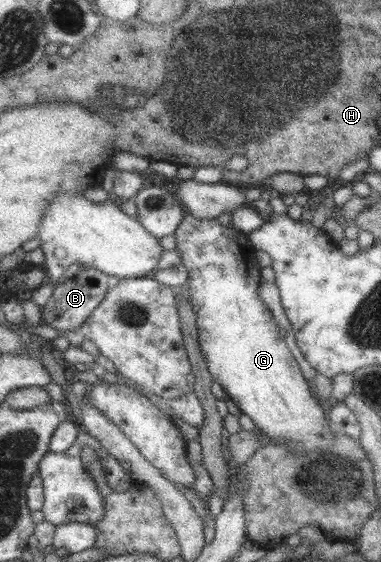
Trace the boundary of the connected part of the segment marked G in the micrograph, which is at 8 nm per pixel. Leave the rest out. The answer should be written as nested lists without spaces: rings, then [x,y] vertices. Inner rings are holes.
[[[188,209],[183,218],[182,224],[176,229],[176,249],[181,256],[182,265],[188,269],[189,273],[189,294],[190,303],[197,314],[197,326],[199,327],[199,341],[202,347],[208,368],[214,377],[214,381],[221,384],[226,389],[226,392],[230,395],[230,400],[234,401],[244,414],[248,415],[248,418],[252,419],[256,430],[258,430],[264,437],[268,436],[270,442],[285,442],[293,452],[312,452],[313,450],[326,450],[334,442],[333,432],[331,431],[329,420],[326,420],[326,413],[320,407],[318,398],[310,392],[310,386],[308,382],[302,378],[292,354],[288,352],[284,340],[280,338],[278,334],[278,326],[274,322],[274,315],[269,308],[264,306],[264,301],[260,298],[259,285],[261,284],[260,270],[255,257],[255,247],[252,246],[248,235],[241,230],[238,230],[233,224],[225,225],[218,220],[218,218],[203,219],[197,217],[194,213],[191,213]]]

